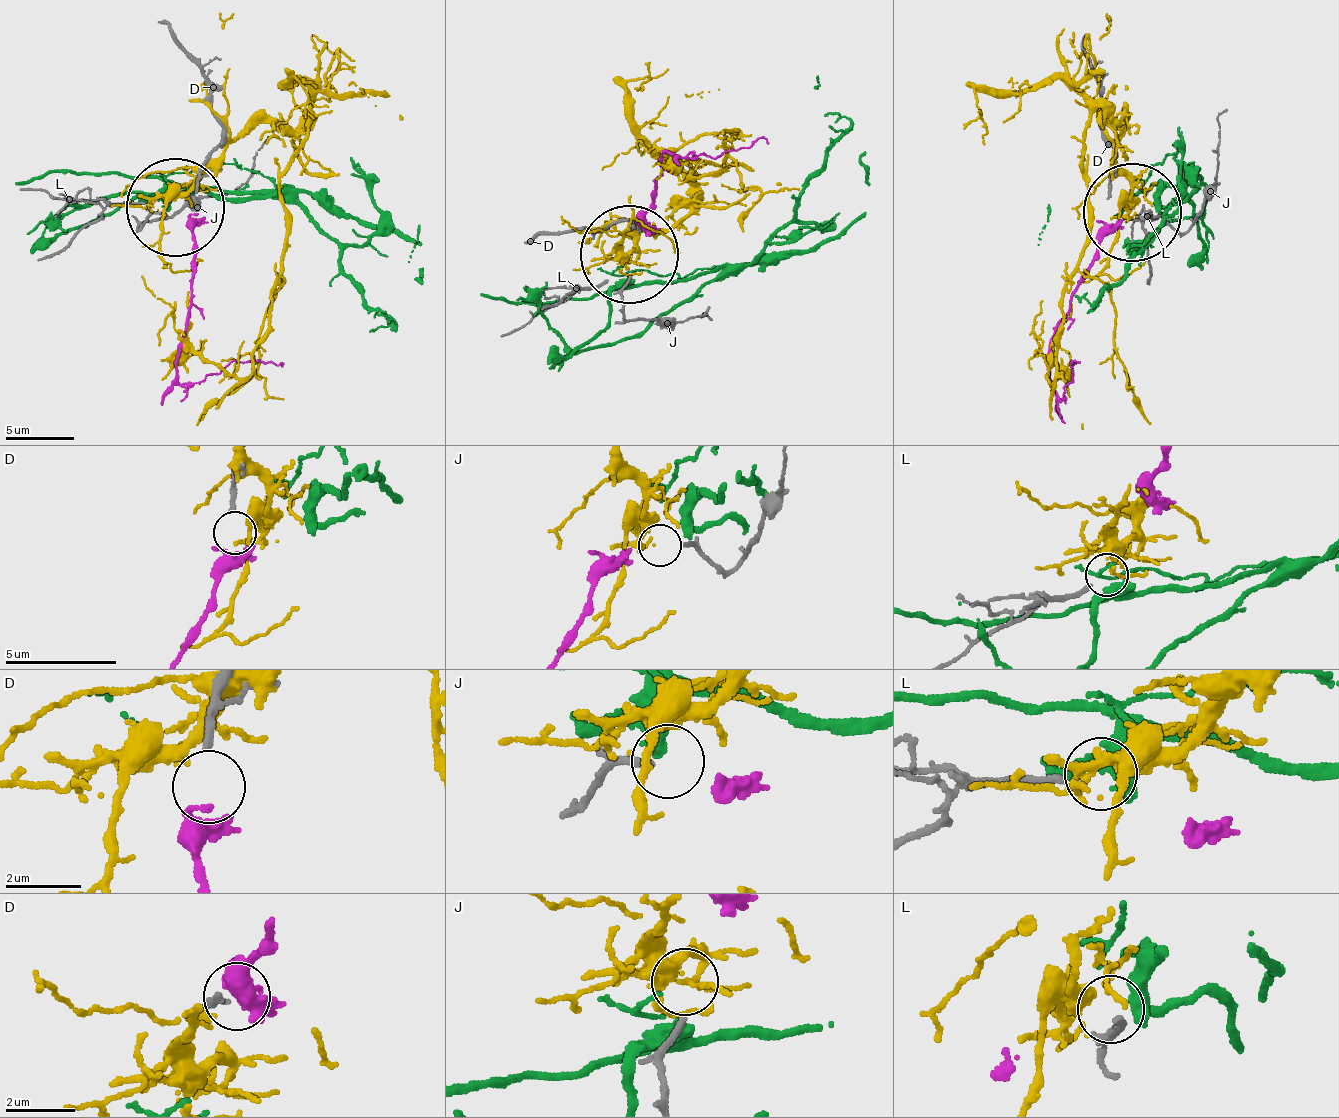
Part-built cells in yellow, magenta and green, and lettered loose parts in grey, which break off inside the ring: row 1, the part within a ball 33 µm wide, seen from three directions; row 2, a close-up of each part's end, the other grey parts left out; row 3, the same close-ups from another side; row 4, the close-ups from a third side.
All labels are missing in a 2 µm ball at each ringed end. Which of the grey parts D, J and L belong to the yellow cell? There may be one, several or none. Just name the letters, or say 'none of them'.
L

